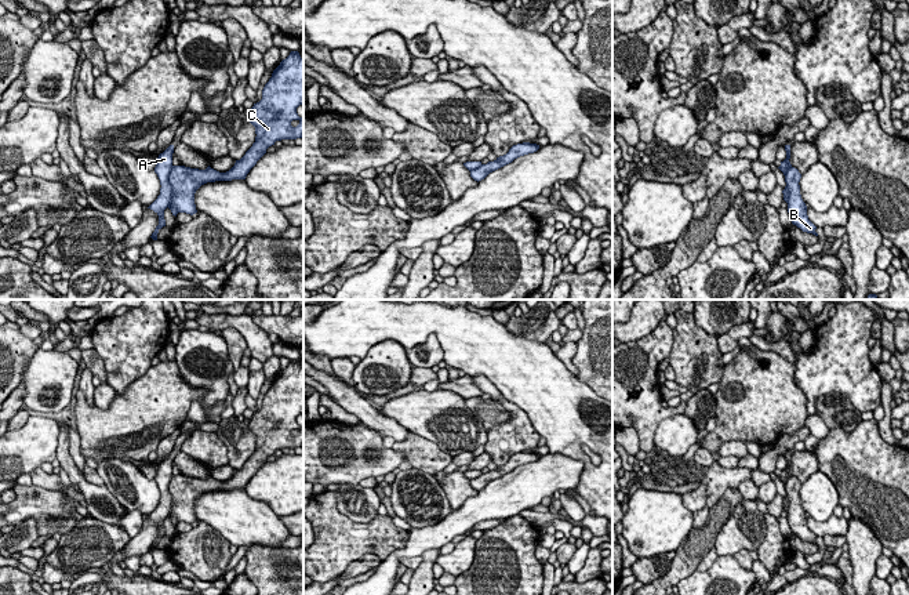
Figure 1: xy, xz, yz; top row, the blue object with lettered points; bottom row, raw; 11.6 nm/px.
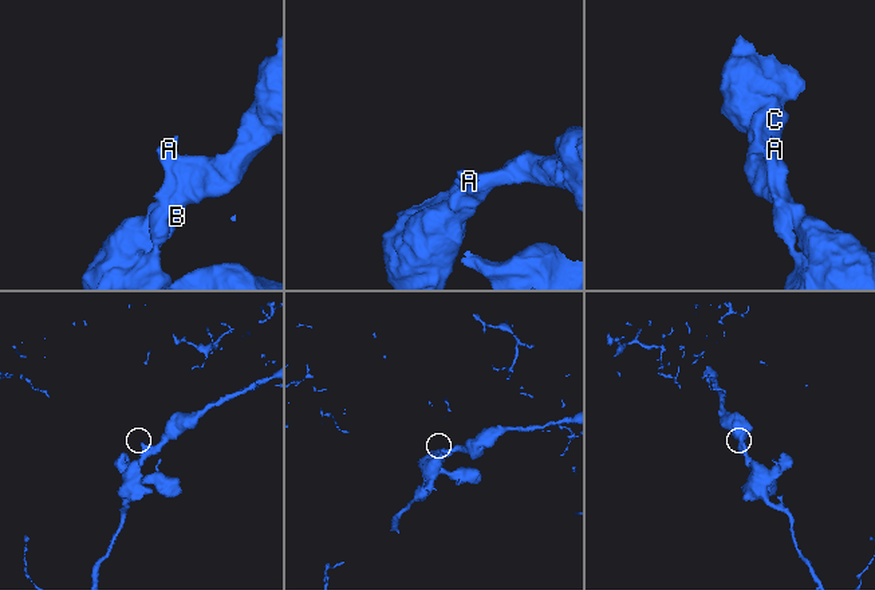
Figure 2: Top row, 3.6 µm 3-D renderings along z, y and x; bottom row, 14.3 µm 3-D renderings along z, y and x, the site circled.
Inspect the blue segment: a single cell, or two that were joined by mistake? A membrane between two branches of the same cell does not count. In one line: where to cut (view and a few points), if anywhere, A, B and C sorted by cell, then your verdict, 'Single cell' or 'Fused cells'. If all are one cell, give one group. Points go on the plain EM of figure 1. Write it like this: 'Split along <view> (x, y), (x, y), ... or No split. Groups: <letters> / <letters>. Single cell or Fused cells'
Split along xy (174, 475), (168, 483), (171, 510), (167, 515). Groups: A / B C. Fused cells

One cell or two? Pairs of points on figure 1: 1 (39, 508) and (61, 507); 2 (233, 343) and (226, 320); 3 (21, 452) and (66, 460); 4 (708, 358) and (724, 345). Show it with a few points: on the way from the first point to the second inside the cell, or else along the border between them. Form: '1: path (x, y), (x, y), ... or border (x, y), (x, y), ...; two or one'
1: path (44, 508), (55, 508); one
2: border (222, 329), (235, 329), (248, 345); two
3: border (60, 425), (55, 457); two
4: border (716, 336), (722, 354); two

